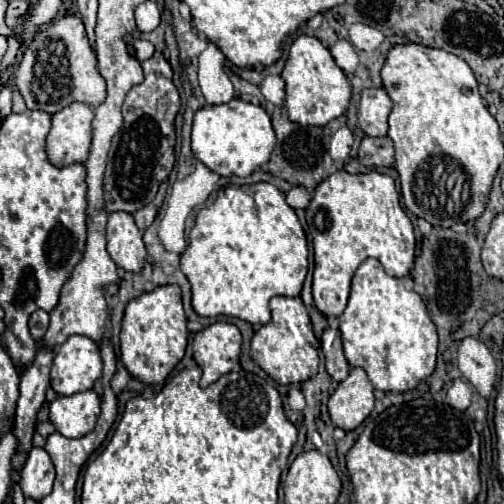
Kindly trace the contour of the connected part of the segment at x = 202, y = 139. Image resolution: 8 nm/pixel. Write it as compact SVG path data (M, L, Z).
M234 97L230 103L204 105L194 115L192 127L192 151L208 169L218 175L248 177L252 171L268 163L276 145L276 135L272 129L272 119L262 105L248 103Z

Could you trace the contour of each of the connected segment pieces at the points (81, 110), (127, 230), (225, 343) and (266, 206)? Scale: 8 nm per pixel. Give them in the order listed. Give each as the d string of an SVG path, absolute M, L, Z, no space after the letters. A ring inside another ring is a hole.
M70 103L52 115L52 129L46 137L48 159L62 167L68 163L84 163L90 153L94 111L88 103Z
M114 211L106 221L106 249L114 263L126 271L140 271L146 259L142 233L134 217L126 211Z
M216 321L194 335L194 359L202 369L200 385L208 387L238 365L242 335L236 325Z
M272 183L230 185L222 187L216 201L196 215L196 223L188 235L188 247L180 255L180 267L192 285L192 307L198 315L230 315L252 325L264 325L268 323L266 311L270 311L270 297L300 295L308 272L308 241L294 209Z

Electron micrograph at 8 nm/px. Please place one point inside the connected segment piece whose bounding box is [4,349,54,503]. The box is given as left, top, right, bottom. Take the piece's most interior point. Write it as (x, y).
(35, 381)

